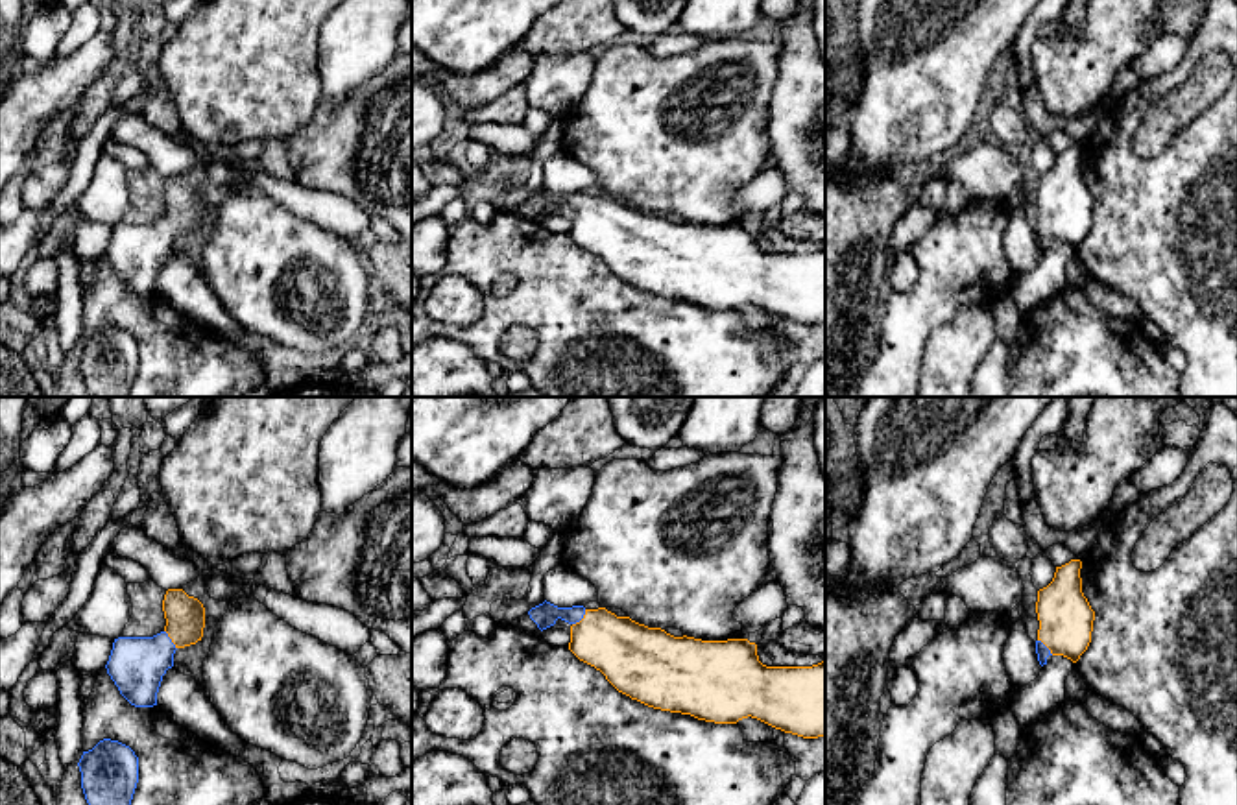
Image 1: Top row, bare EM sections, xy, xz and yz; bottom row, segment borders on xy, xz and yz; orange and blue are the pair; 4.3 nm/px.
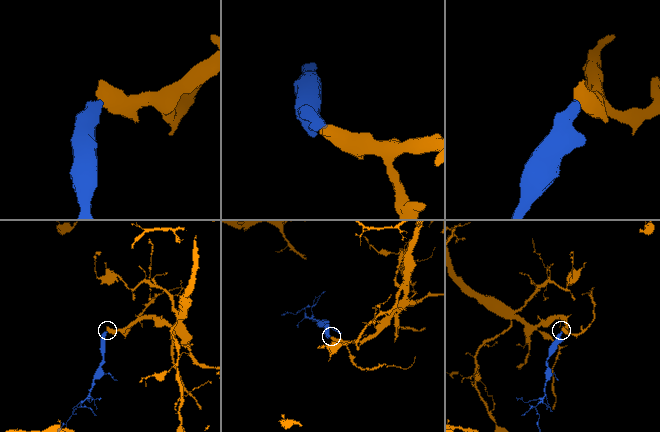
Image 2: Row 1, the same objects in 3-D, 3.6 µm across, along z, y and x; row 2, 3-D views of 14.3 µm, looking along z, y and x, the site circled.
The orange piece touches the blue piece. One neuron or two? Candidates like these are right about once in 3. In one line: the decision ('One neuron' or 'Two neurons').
One neuron

